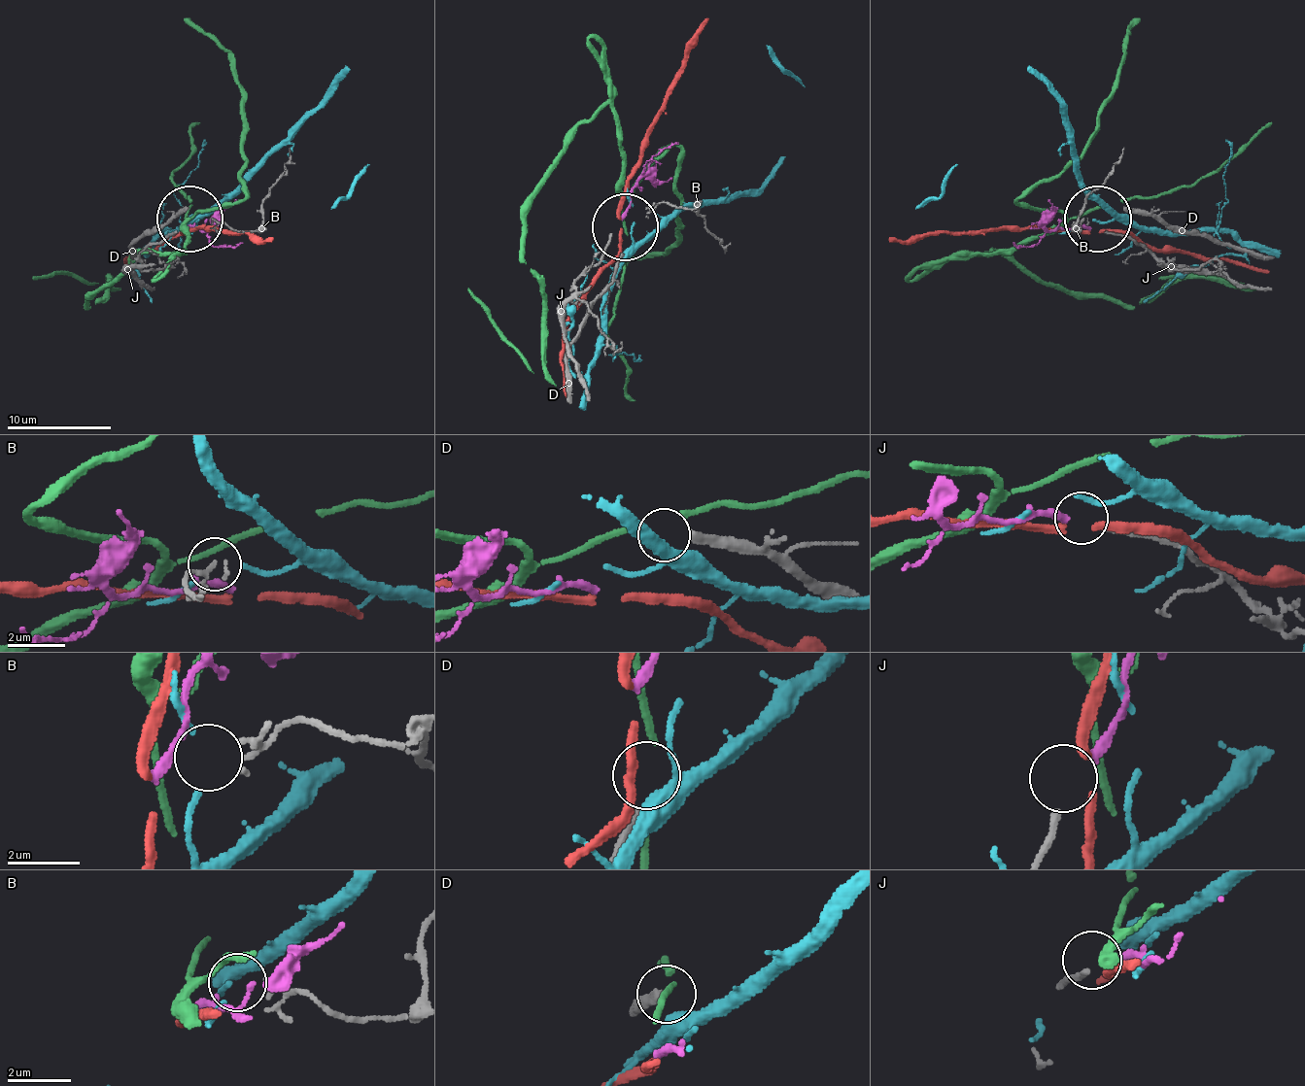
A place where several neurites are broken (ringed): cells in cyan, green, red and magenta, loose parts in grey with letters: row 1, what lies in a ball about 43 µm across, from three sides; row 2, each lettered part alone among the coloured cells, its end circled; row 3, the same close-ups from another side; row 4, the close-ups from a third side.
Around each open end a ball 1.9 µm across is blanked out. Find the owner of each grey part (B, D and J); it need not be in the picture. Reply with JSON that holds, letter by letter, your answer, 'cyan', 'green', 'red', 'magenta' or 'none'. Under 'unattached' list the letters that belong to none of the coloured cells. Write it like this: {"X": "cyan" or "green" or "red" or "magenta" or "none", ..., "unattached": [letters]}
{"B": "cyan", "D": "none", "J": "magenta", "unattached": ["D"]}

